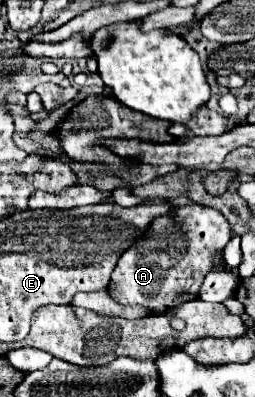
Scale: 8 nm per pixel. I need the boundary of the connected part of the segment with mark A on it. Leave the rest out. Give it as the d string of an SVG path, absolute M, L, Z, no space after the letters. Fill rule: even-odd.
M200 204L174 208L170 216L156 218L144 238L120 256L108 284L108 294L122 306L144 306L148 316L160 316L182 302L196 300L204 276L224 268L214 262L214 256L224 250L230 236L232 230L222 212Z

